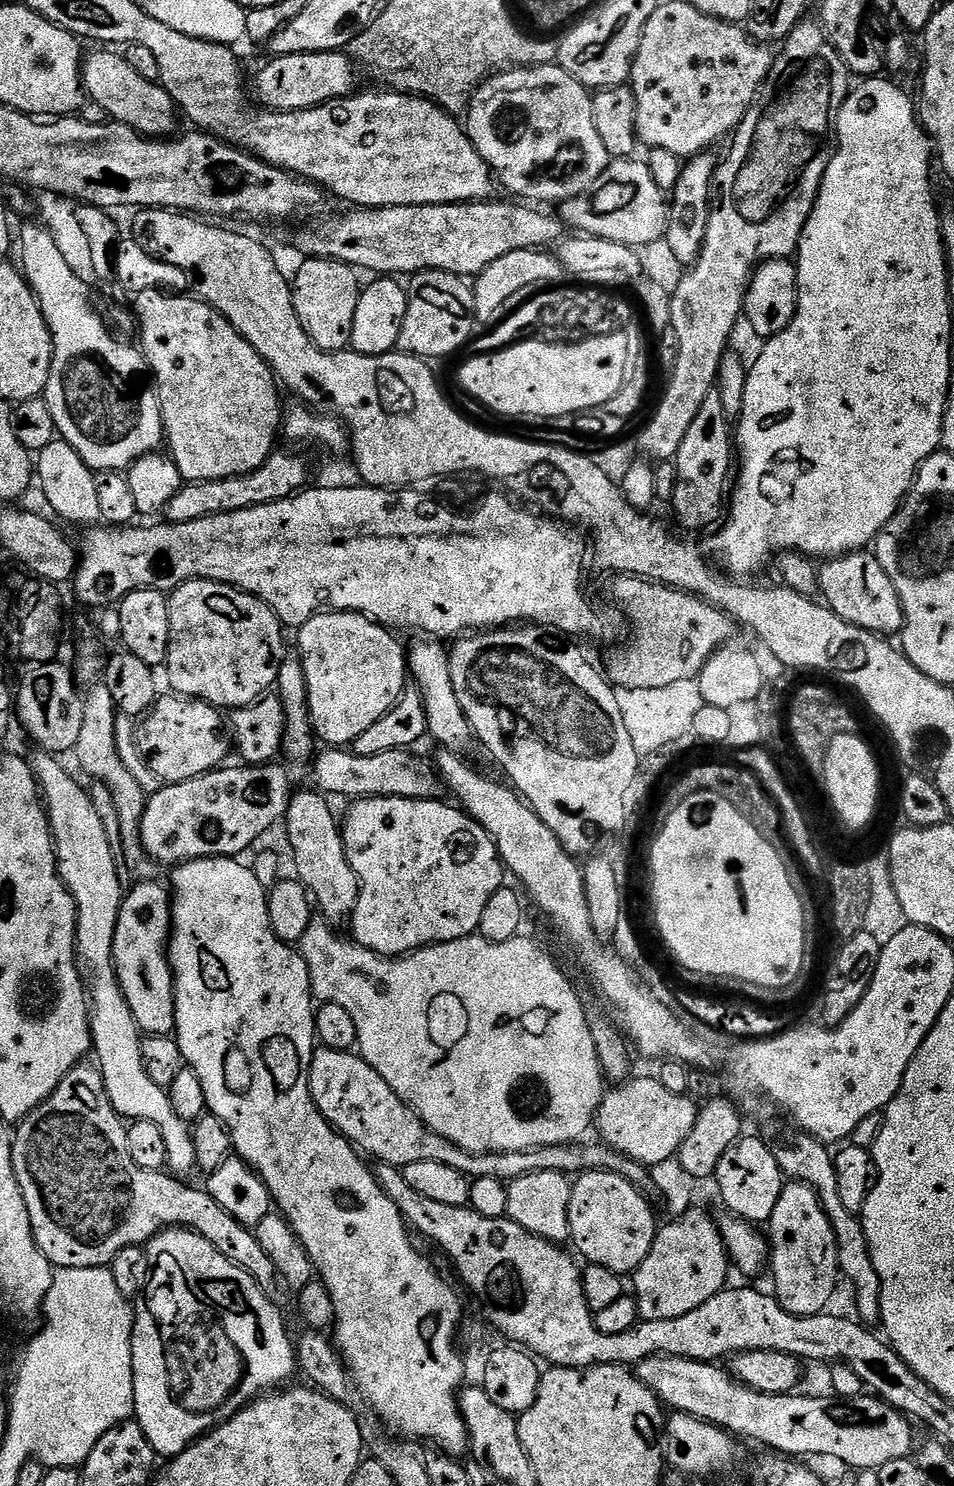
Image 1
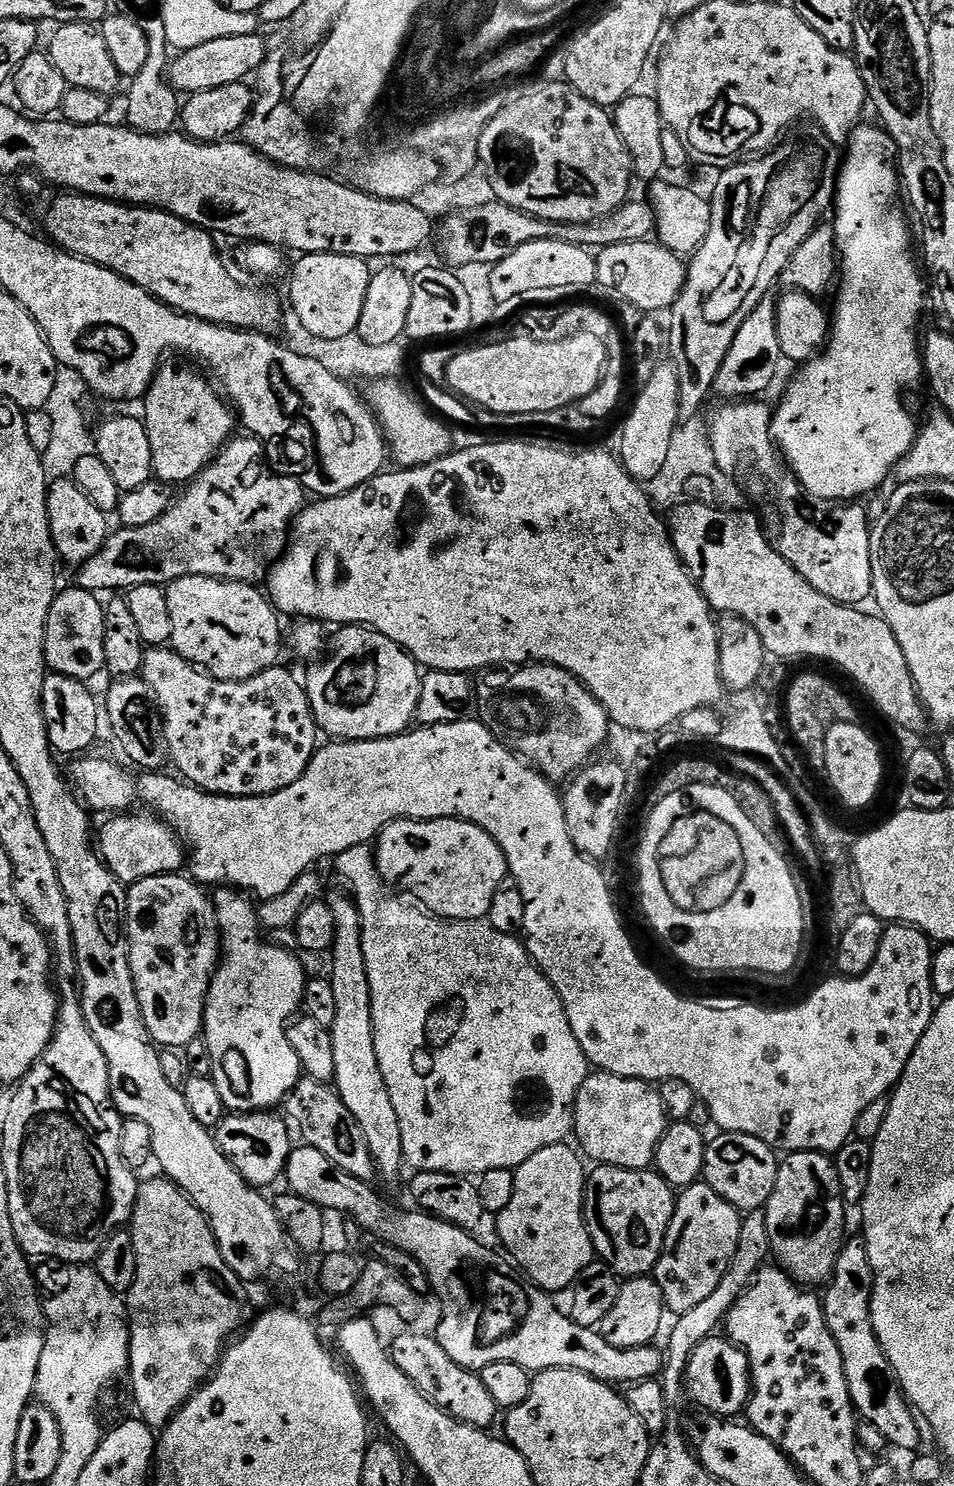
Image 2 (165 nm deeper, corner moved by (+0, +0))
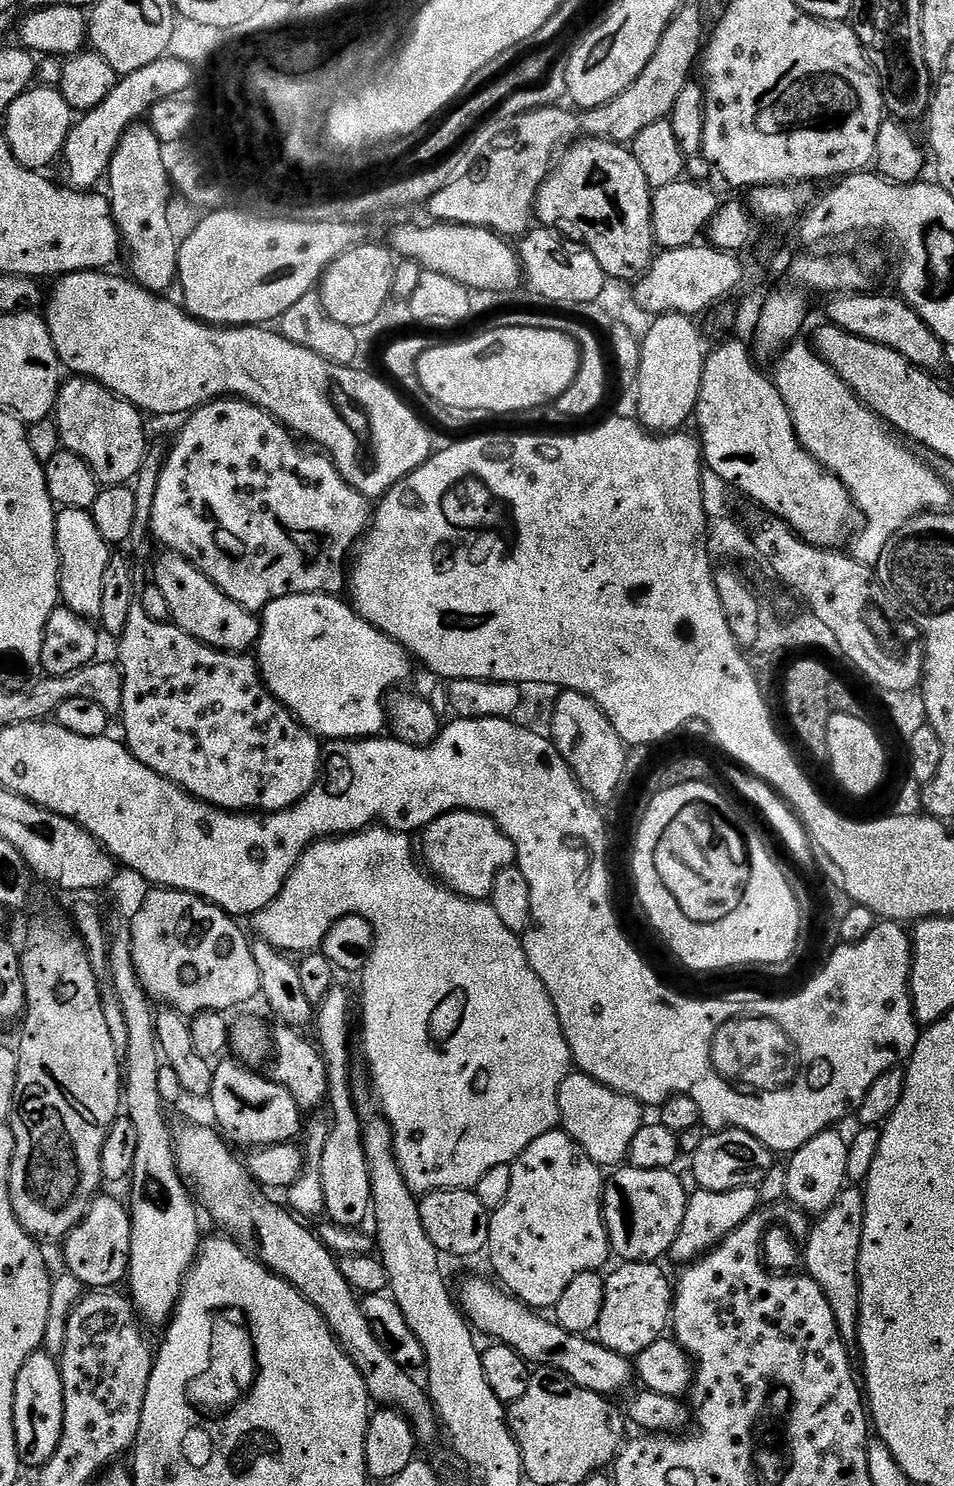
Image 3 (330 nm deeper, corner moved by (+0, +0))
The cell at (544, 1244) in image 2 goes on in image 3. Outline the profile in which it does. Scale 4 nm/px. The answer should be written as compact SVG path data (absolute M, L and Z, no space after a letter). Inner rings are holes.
M563 1130L542 1134L512 1163L510 1194L490 1216L486 1256L492 1259L495 1279L516 1299L533 1310L555 1309L558 1298L578 1274L600 1272L610 1257L608 1231L604 1225L605 1173Z

